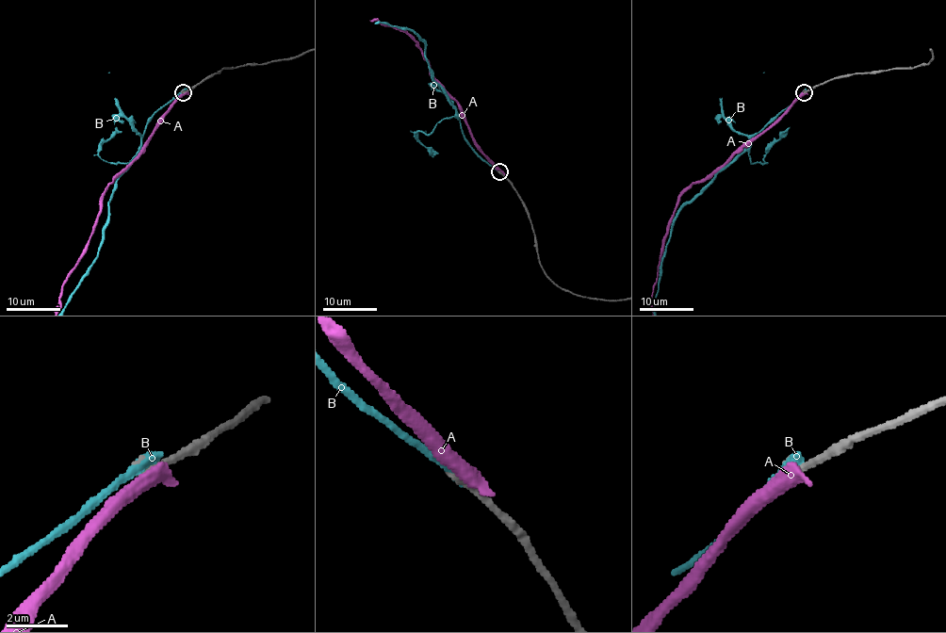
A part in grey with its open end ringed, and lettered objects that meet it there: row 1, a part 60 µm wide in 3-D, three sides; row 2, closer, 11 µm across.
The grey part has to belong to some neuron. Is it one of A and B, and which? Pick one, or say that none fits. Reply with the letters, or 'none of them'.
none of them

